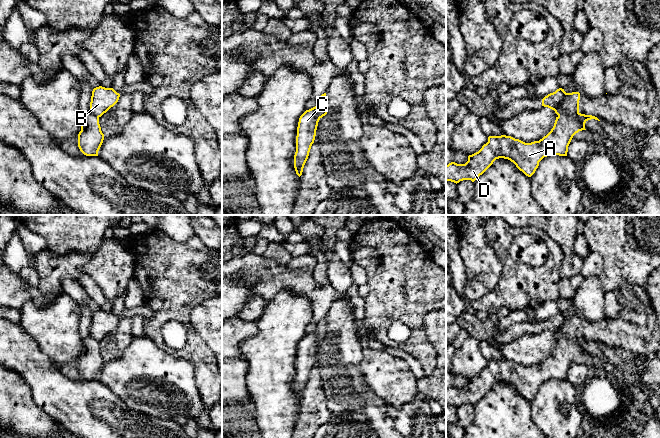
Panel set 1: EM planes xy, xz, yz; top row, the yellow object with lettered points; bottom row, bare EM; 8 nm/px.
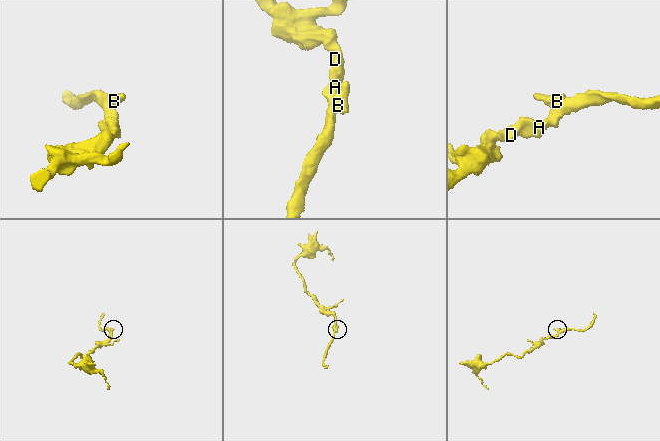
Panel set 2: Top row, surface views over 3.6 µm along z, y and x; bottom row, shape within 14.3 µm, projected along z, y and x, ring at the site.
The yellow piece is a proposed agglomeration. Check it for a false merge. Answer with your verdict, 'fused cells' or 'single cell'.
fused cells

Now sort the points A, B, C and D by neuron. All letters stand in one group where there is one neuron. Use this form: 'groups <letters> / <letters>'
groups A C D / B

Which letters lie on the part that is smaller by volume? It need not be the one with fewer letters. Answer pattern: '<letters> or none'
B

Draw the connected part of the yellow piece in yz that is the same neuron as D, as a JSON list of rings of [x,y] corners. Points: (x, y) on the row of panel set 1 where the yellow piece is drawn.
[[[581,113],[560,115],[546,136],[531,143],[506,135],[489,136],[488,142],[478,152],[469,155],[465,164],[451,162],[446,165],[446,181],[456,184],[463,180],[474,182],[499,158],[510,160],[526,176],[531,177],[544,157],[567,156],[573,136],[586,130],[585,123],[591,119],[600,121],[595,116]]]

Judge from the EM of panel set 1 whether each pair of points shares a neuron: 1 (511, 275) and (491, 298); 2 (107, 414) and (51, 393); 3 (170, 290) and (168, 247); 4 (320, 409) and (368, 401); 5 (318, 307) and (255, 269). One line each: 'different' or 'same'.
1: same
2: same
3: same
4: different
5: same

